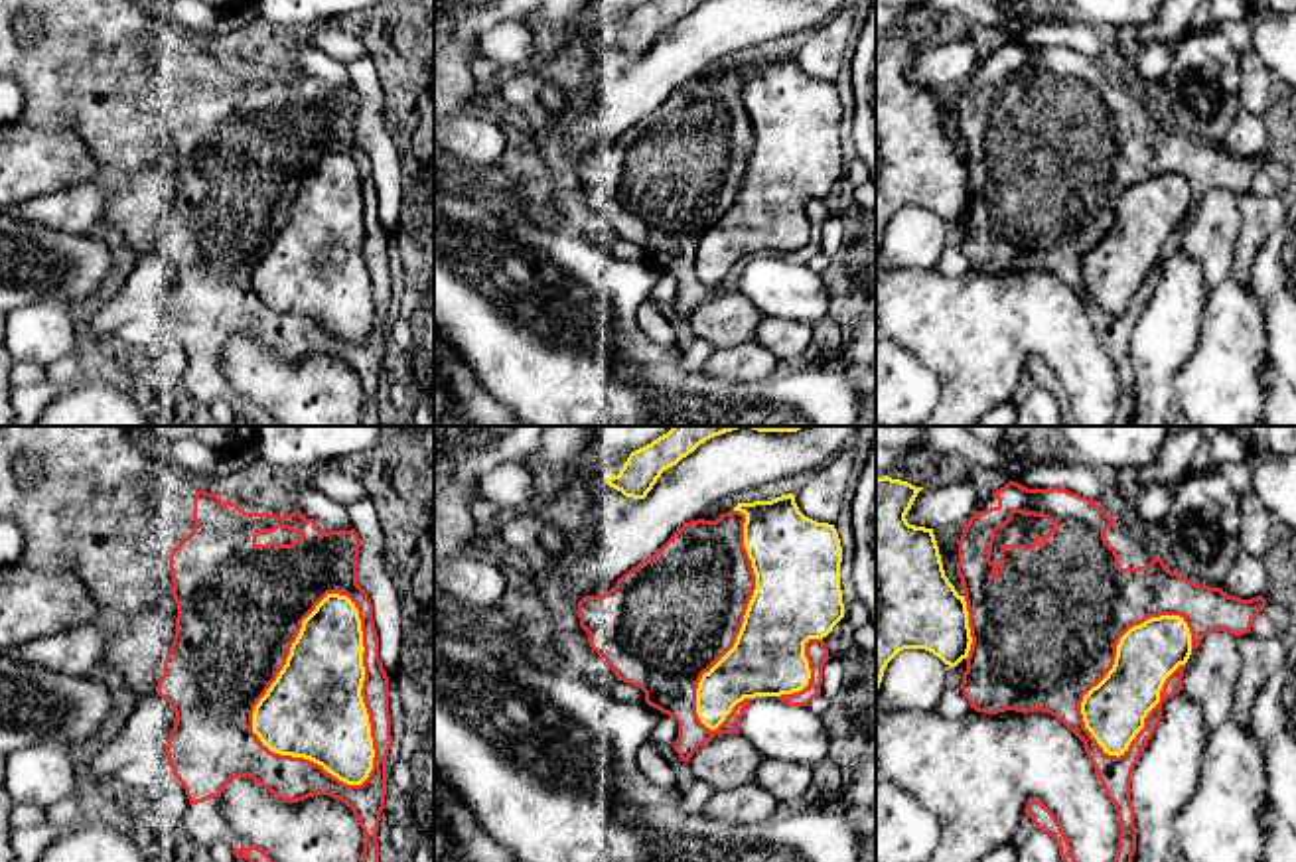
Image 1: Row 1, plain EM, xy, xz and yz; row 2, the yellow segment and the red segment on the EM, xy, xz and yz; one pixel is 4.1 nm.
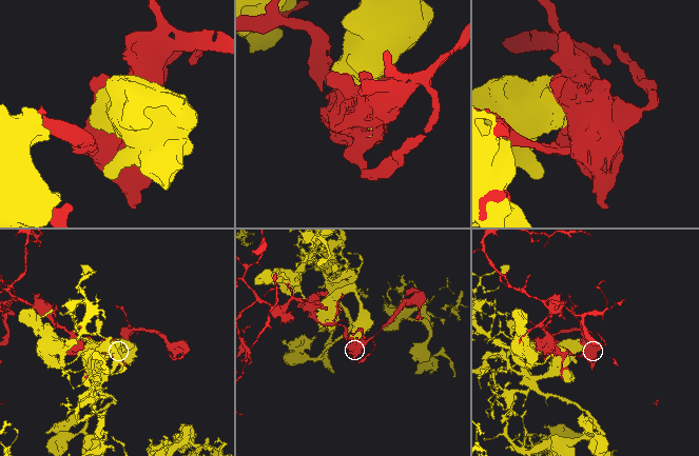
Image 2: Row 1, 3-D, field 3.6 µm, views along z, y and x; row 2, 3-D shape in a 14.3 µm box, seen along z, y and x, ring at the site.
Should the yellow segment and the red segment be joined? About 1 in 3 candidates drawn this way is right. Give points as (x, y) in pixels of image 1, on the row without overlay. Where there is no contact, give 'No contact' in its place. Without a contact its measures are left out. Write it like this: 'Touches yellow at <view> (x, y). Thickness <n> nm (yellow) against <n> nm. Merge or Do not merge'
Touches yellow at xy (361, 245). Thickness 400 nm (yellow) against 110 nm. Do not merge

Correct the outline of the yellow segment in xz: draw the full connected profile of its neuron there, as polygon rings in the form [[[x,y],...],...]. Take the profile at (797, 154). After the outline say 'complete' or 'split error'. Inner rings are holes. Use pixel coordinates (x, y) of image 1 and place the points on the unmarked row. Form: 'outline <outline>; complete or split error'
outline [[[793,51],[734,69],[746,73],[756,148],[734,205],[696,247],[696,272],[710,288],[744,256],[803,249],[811,237],[805,201],[827,195],[844,176],[834,83],[805,75]]]; complete

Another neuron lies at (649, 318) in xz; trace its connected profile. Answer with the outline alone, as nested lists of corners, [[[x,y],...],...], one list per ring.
[[[651,300],[637,310],[639,327],[659,345],[677,345],[677,331],[671,322],[653,306]]]

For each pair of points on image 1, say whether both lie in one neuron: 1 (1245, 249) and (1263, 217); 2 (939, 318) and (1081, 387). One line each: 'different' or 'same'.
1: same
2: same

